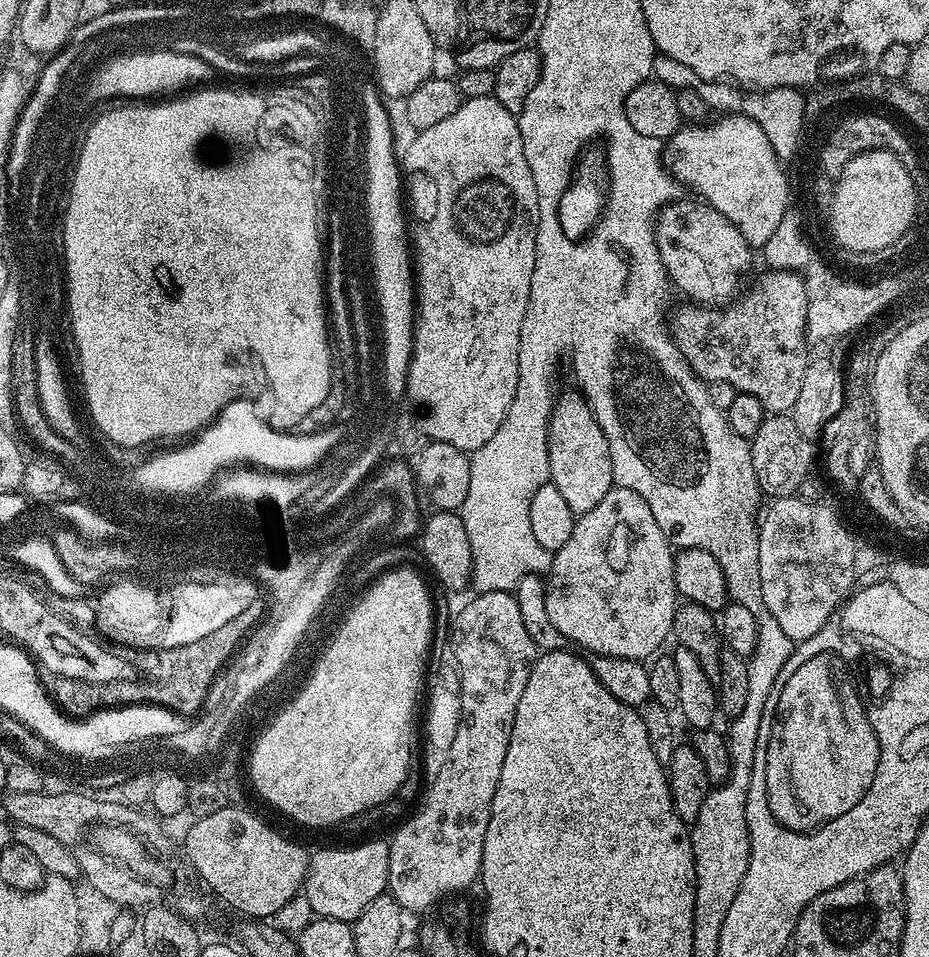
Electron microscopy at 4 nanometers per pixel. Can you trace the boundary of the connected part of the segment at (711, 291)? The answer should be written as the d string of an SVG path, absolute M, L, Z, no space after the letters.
M677 198L656 213L656 245L660 261L677 293L685 292L689 301L701 306L723 306L741 291L740 276L748 272L754 249L730 218L718 214L714 206L699 198Z

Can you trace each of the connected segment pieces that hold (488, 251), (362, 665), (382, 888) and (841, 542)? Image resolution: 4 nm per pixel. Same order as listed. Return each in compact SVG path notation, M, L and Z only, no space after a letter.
M495 95L461 99L460 104L451 109L446 118L442 118L442 122L434 122L434 126L416 132L413 137L408 149L402 152L403 183L406 185L407 199L410 201L410 241L416 289L415 332L406 381L406 396L420 407L420 428L428 435L429 441L446 442L471 454L486 446L486 442L490 442L491 436L494 435L494 430L502 426L502 418L506 418L506 410L510 410L510 402L514 402L514 394L518 390L518 350L522 338L522 318L526 318L530 278L534 278L536 261L538 190L534 190L534 174L530 174L530 166L526 162L526 150L517 113L506 110L506 106L502 106L502 102L498 102Z
M396 568L385 576L380 576L368 588L364 597L357 599L356 611L351 620L344 625L336 644L324 656L315 679L295 704L273 725L273 731L264 734L252 748L256 756L252 762L252 784L260 791L264 800L269 800L280 812L285 812L292 820L300 824L309 824L312 828L324 828L327 824L340 824L343 820L351 821L358 814L370 811L374 806L385 804L390 797L401 791L404 779L408 776L408 767L412 764L412 719L416 716L416 695L422 692L422 681L425 679L426 661L430 656L430 645L433 641L433 593L428 593L424 580L412 568Z
M368 840L365 844L356 844L353 848L324 848L321 852L312 852L308 861L308 873L304 879L302 894L310 898L317 917L326 920L346 920L354 922L374 902L374 898L385 895L388 886L388 844L380 840Z
M778 496L763 509L758 520L758 582L762 586L762 602L766 610L782 626L782 634L793 642L814 638L823 628L829 627L828 620L837 615L844 601L853 591L852 583L858 573L852 569L852 546L849 544L849 525L840 521L840 516L824 504L815 504L815 499L794 496Z

